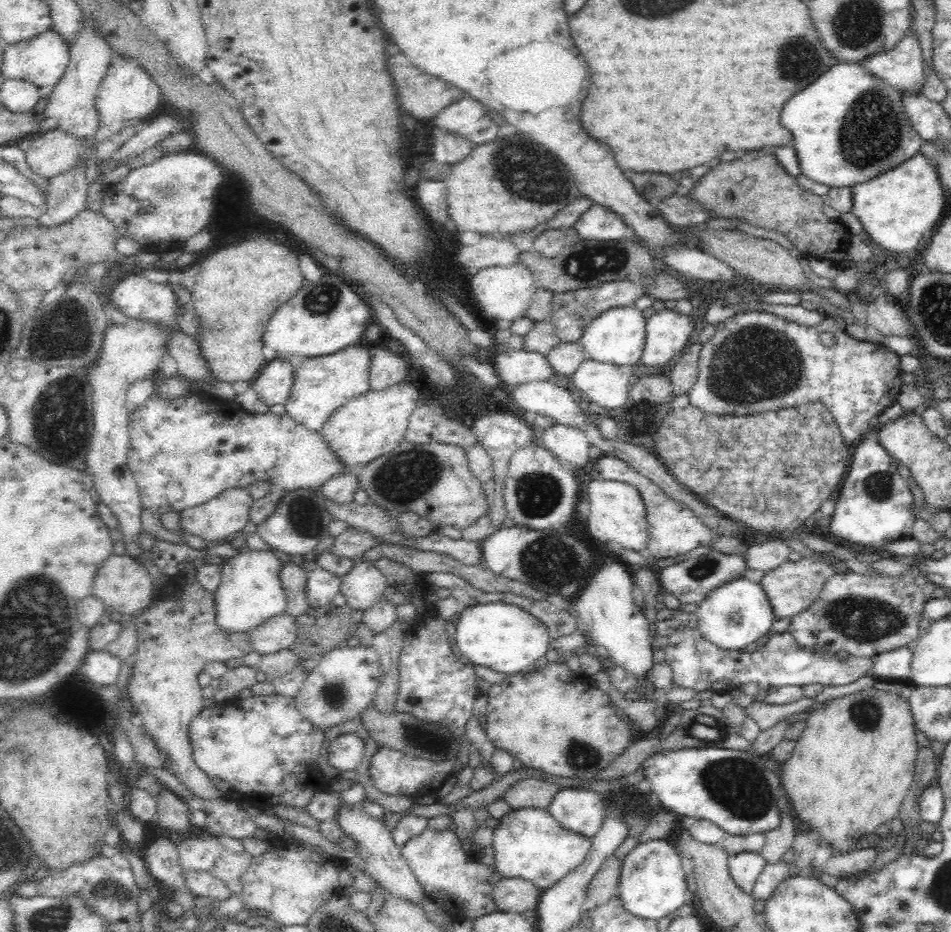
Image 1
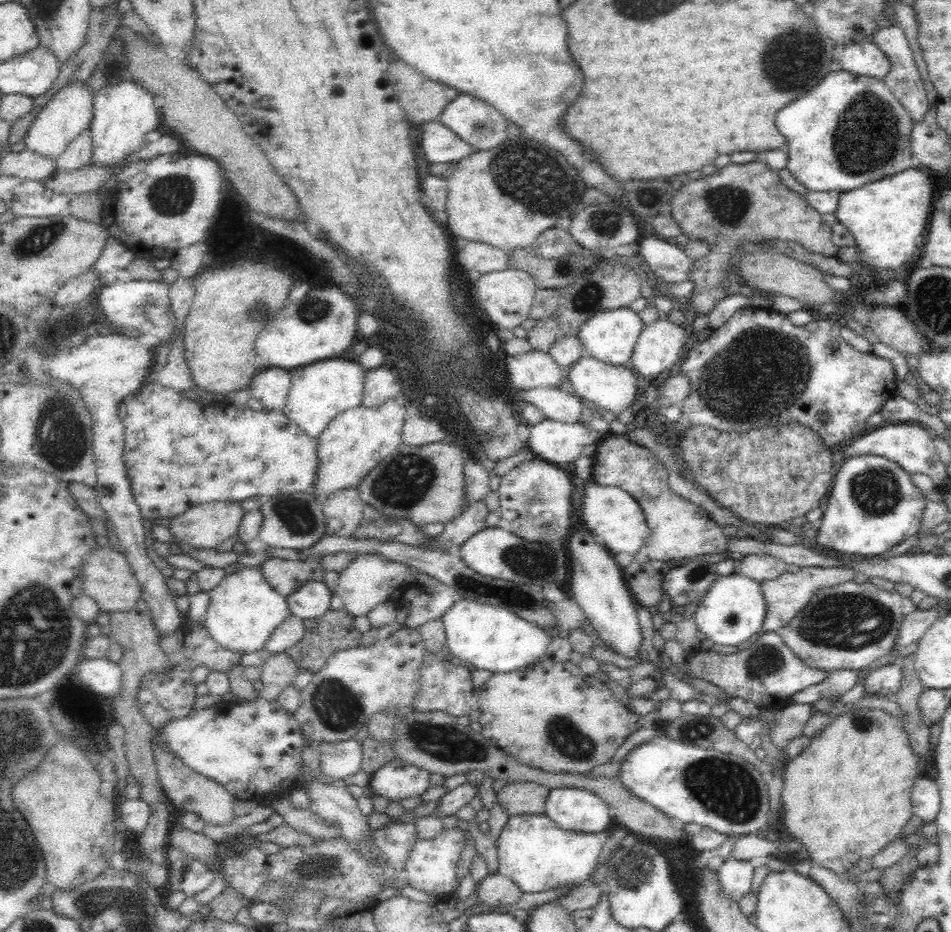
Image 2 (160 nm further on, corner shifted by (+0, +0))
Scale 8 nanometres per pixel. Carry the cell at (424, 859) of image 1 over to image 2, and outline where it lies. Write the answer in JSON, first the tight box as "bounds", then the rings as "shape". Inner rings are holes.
{"bounds":[404,827,467,896],"shape":[[[457,827],[443,830],[436,838],[430,840],[418,839],[410,849],[404,870],[409,886],[435,896],[450,896],[458,887],[455,870],[466,845],[467,835]]]}

